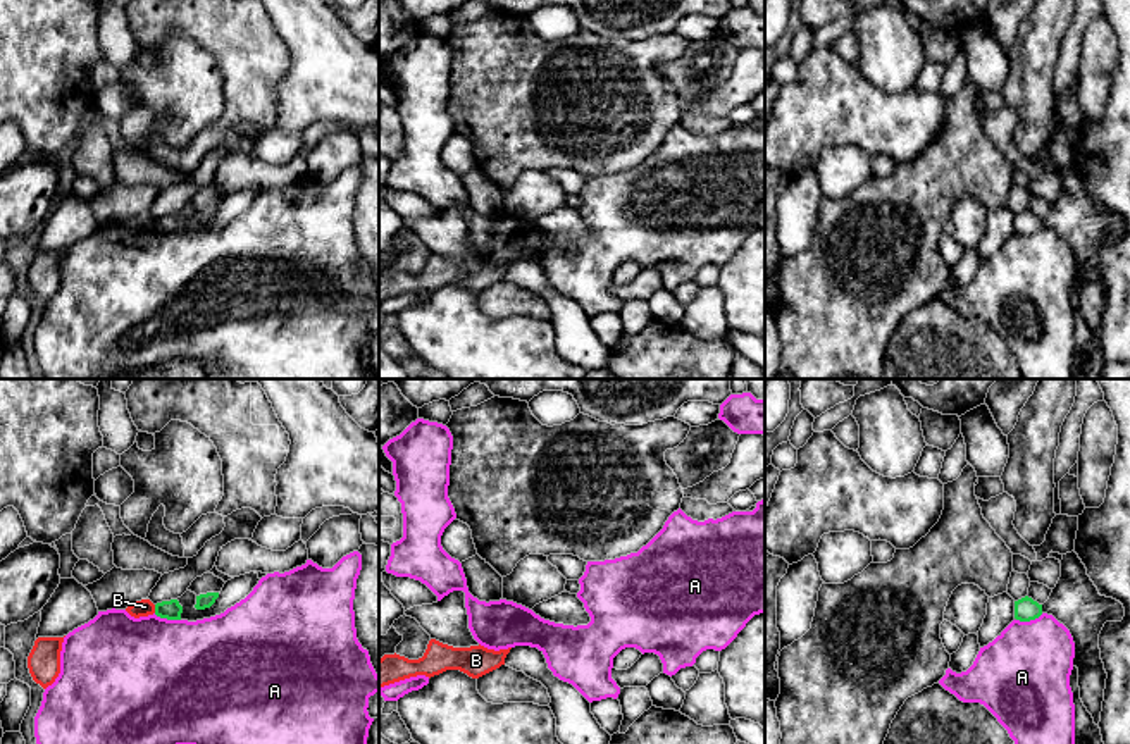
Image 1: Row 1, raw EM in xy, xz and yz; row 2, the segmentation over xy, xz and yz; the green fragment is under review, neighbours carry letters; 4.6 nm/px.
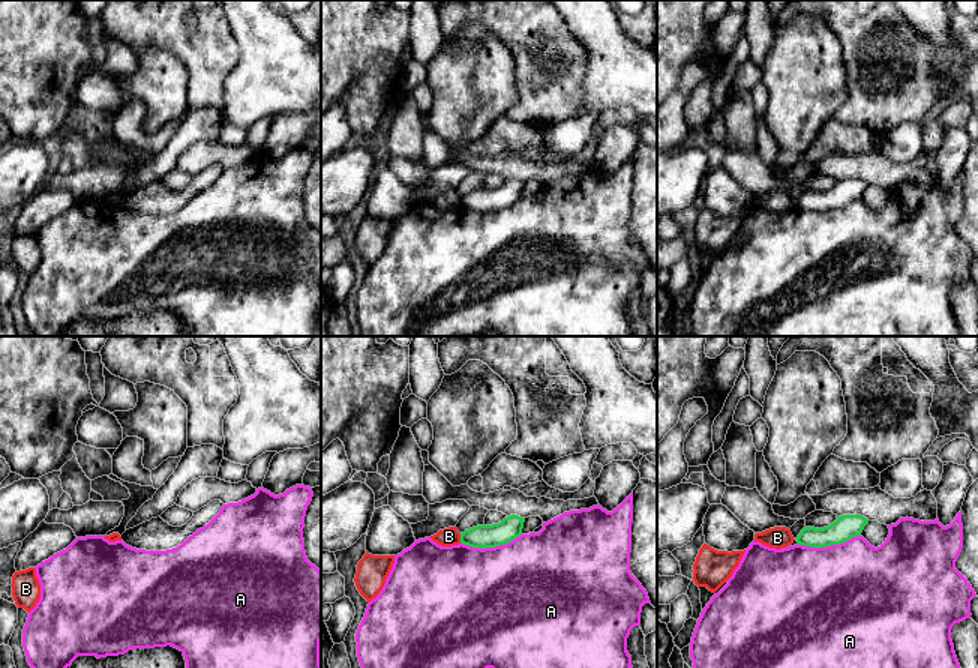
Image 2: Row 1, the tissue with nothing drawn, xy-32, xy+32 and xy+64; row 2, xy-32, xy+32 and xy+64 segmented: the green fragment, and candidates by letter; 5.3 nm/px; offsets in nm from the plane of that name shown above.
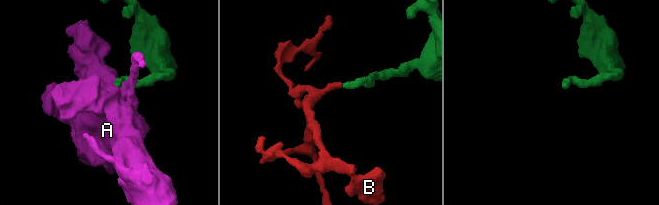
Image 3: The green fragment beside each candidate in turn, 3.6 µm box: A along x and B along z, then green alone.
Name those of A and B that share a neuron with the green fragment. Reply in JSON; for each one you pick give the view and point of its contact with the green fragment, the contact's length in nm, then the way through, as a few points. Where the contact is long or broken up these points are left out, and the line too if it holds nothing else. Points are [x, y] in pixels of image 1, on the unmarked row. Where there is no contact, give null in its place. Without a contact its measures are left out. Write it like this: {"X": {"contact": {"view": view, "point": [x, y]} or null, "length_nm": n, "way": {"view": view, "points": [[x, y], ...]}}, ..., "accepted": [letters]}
{"accepted": []}

